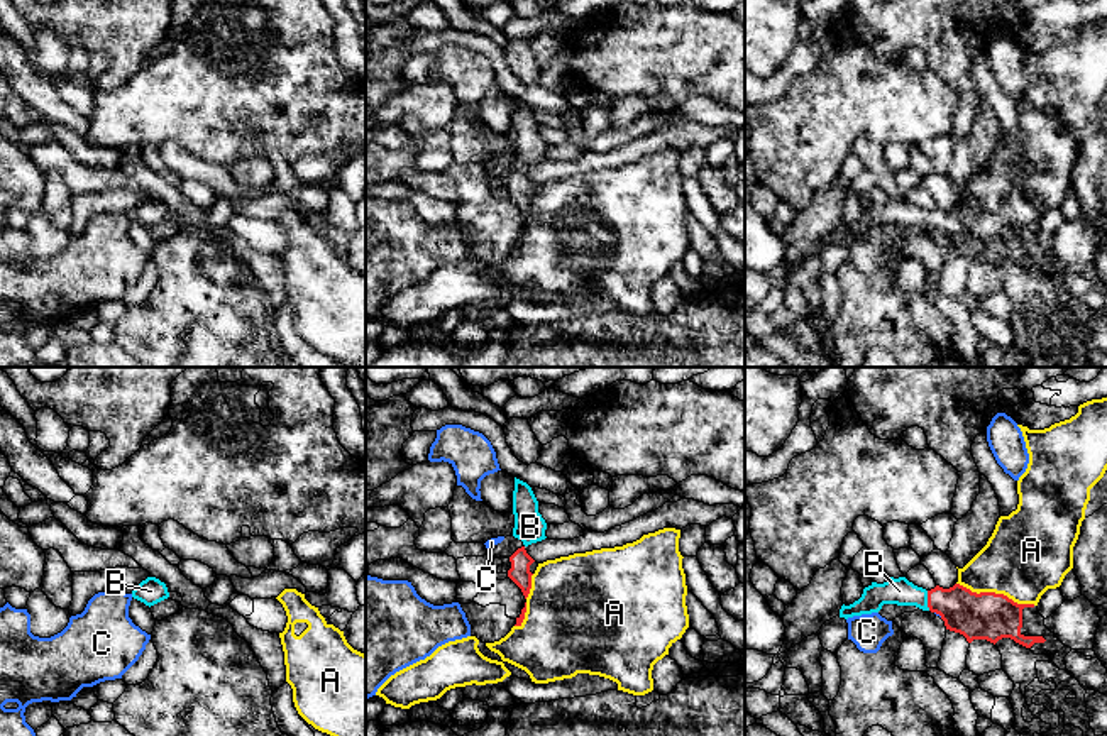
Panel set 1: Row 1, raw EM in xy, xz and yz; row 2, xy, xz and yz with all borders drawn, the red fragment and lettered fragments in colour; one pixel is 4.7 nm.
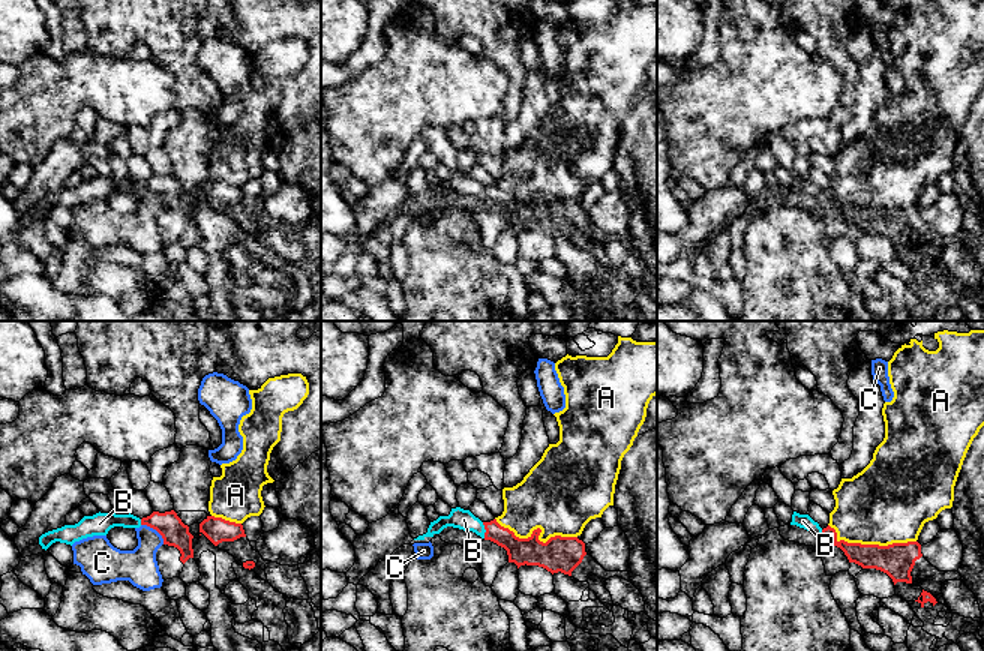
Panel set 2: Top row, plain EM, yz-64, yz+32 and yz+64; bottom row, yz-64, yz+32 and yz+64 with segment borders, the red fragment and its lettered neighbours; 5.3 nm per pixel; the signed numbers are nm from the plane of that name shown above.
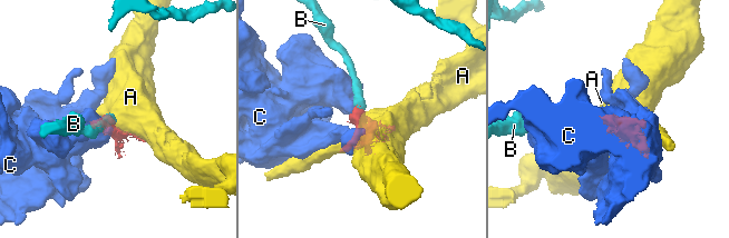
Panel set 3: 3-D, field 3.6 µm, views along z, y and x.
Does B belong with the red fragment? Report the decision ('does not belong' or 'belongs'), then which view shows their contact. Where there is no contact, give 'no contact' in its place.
belongs; meets red in yz

